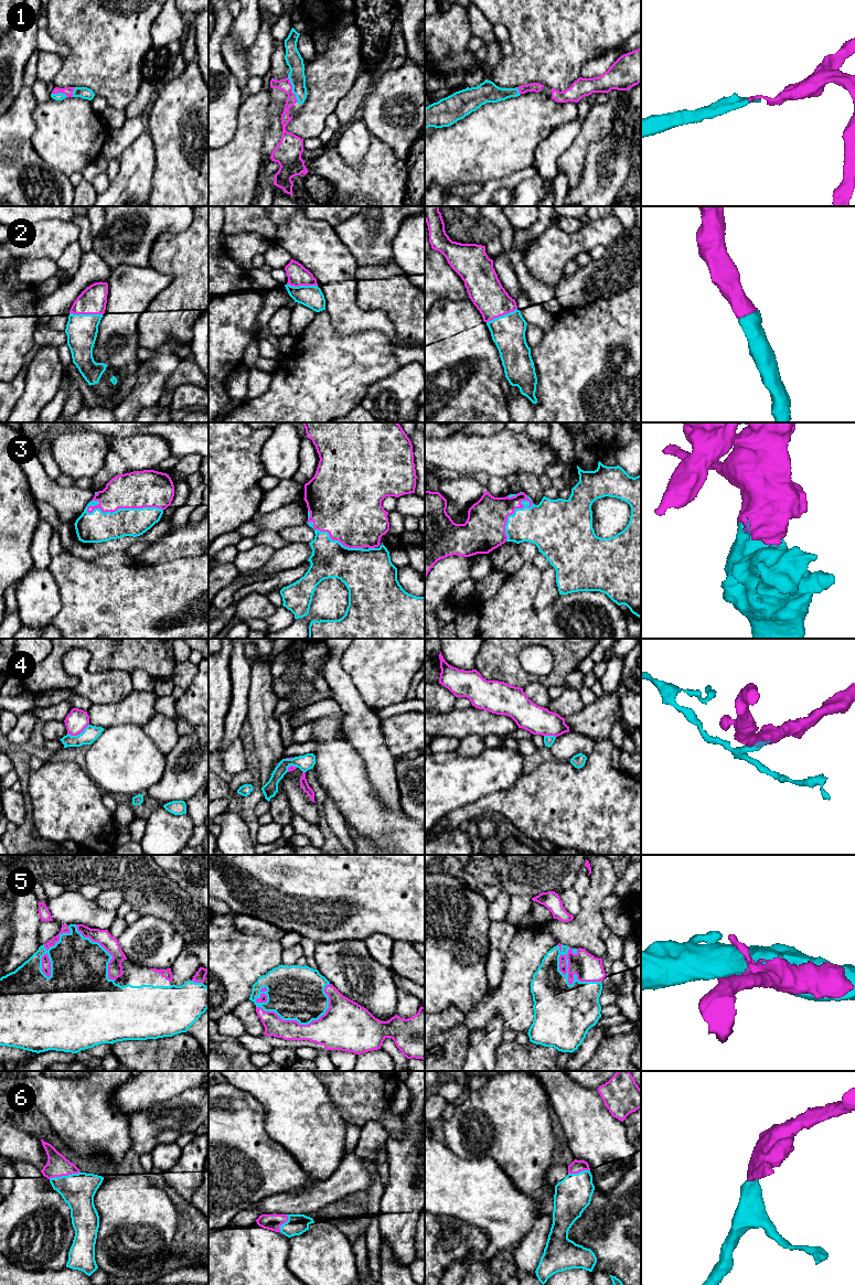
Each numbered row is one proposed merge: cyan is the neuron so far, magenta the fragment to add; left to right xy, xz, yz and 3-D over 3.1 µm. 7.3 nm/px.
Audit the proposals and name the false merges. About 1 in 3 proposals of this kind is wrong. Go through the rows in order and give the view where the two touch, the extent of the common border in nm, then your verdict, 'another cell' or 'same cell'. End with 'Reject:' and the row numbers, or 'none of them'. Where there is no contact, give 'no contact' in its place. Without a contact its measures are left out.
1: xz | 200 nm | same cell
2: xy | 240 nm | same cell
3: xy | 550 nm | same cell
4: xy | 180 nm | another cell
5: yz | 420 nm | same cell
6: xy | 240 nm | same cell
Reject: 4

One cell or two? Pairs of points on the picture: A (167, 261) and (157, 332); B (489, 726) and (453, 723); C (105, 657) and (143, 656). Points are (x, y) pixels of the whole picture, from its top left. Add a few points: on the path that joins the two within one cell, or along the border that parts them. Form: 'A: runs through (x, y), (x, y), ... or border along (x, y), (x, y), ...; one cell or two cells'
A: runs through (178, 279), (178, 306), (169, 314); one cell
B: runs through (480, 723), (462, 723); one cell
C: runs through (115, 656), (134, 656); one cell

